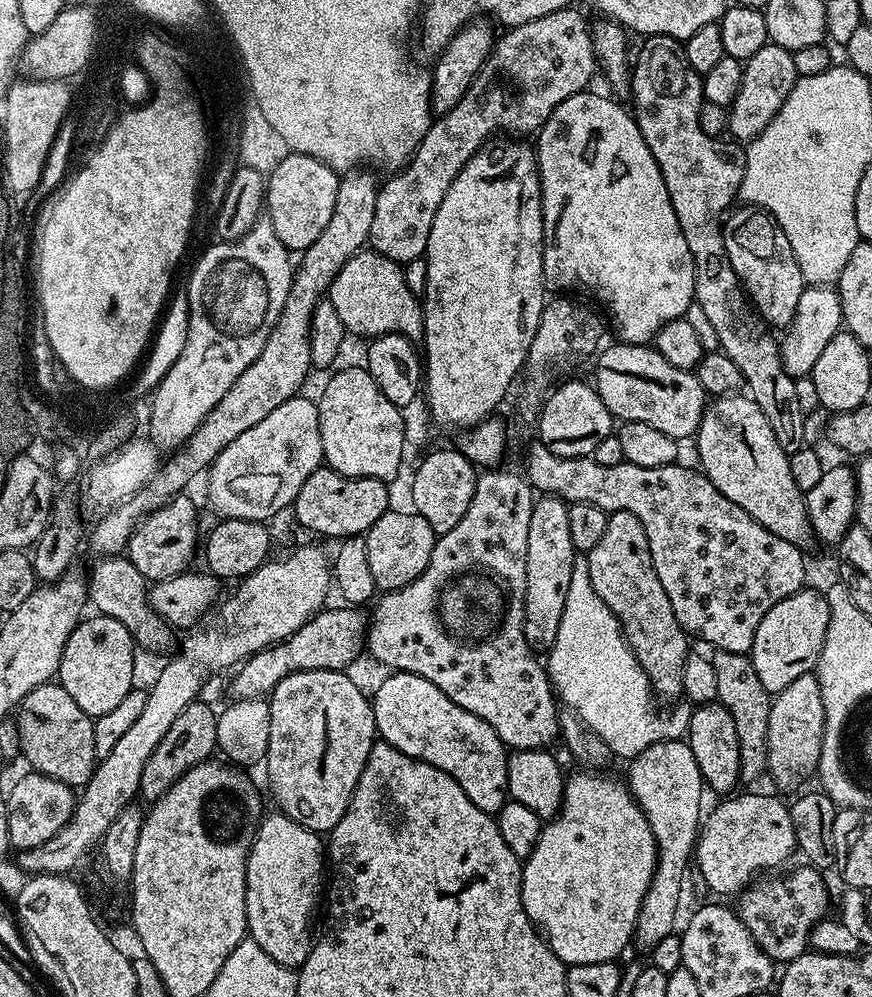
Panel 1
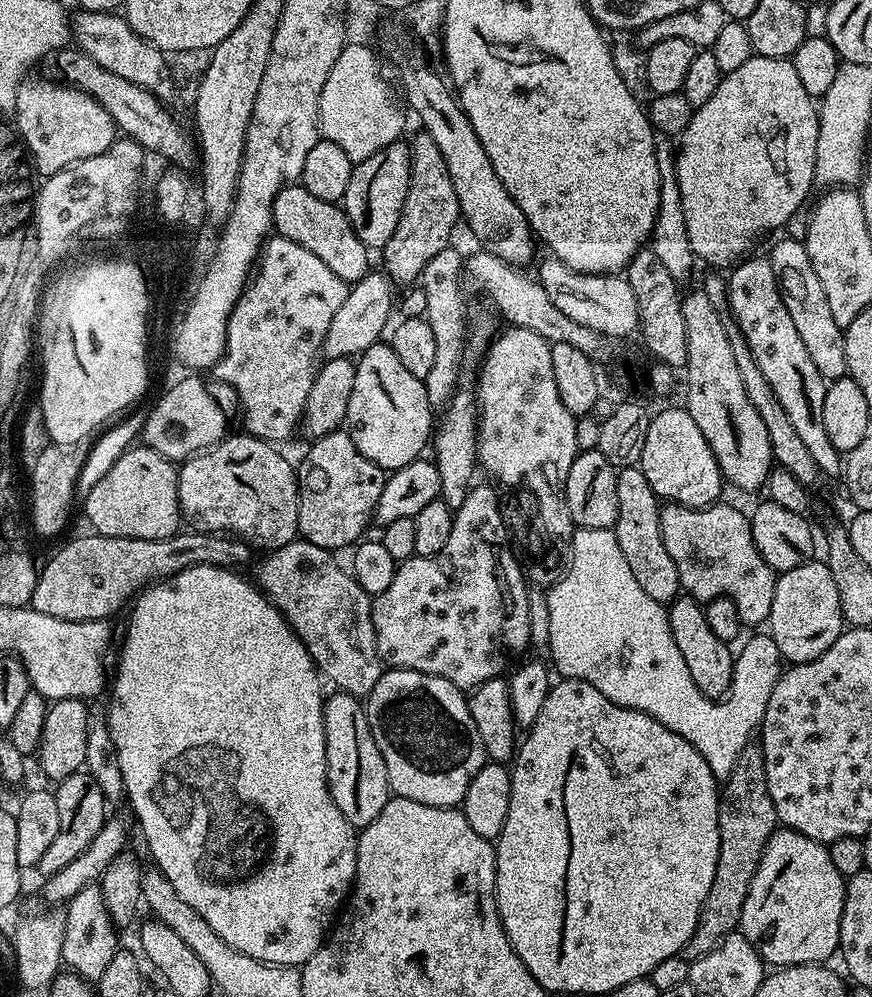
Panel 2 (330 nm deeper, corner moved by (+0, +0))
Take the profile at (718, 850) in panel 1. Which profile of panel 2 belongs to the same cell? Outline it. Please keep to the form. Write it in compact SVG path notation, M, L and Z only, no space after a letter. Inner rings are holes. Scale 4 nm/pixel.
M781 827L766 842L758 870L750 882L746 902L742 906L739 931L756 948L765 965L789 968L795 964L824 964L837 955L844 909L846 878L838 874L825 845L806 838L792 828Z

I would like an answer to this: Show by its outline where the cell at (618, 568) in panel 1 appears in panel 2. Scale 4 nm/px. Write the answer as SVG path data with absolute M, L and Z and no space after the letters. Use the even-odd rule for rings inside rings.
M638 466L622 468L617 471L618 482L618 522L614 529L618 538L618 546L622 546L622 554L626 554L626 562L638 578L638 586L654 598L654 602L665 606L671 605L681 595L678 570L674 570L674 561L666 550L666 542L662 542L660 533L661 501L654 494L650 482L646 482L646 474Z

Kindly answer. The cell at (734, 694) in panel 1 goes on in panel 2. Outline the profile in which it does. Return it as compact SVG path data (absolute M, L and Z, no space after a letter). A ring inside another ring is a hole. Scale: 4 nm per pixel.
M749 742L742 750L742 754L738 754L734 770L730 770L722 784L718 810L718 870L714 870L714 886L710 886L710 894L706 894L698 926L682 953L685 960L697 960L739 929L742 906L746 902L750 882L758 870L758 862L762 858L766 842L777 828L774 802L770 802L770 790L766 786L764 749L759 743Z

